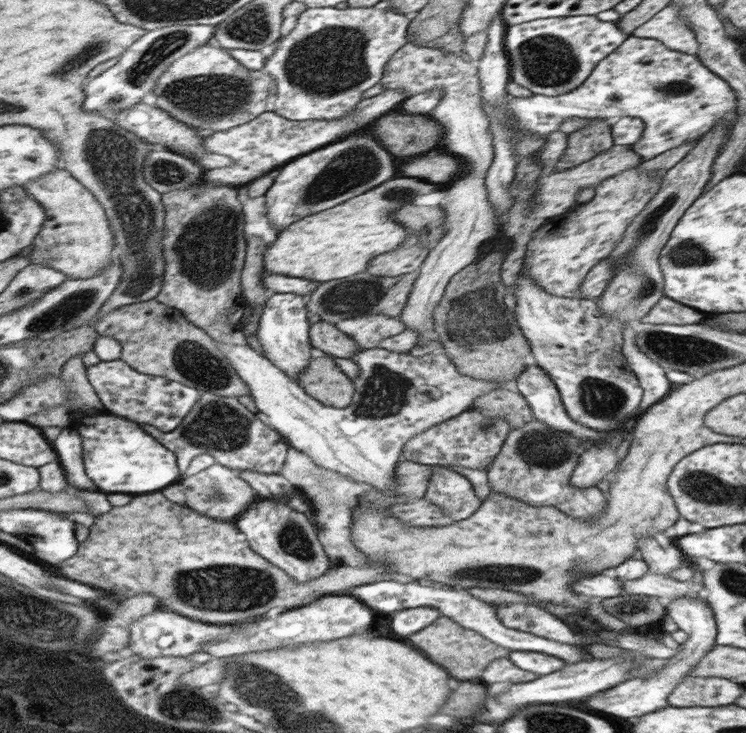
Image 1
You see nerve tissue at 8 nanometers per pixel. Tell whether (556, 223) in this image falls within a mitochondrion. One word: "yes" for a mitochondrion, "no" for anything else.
no

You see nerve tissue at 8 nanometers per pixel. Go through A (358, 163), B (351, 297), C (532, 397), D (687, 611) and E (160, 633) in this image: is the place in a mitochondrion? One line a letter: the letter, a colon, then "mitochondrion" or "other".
A: mitochondrion
B: mitochondrion
C: other
D: other
E: other

